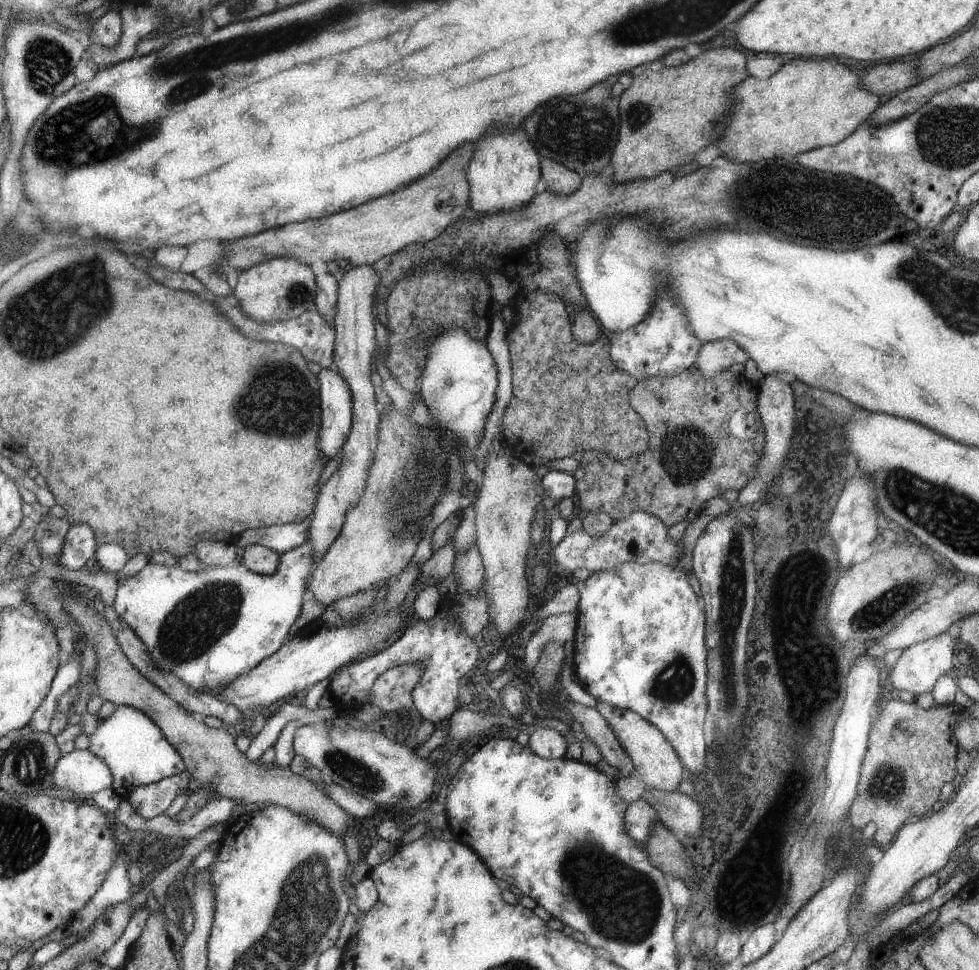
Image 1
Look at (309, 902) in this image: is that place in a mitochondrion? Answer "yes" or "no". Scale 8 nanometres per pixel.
yes

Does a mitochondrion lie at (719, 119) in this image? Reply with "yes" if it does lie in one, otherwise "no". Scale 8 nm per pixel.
yes

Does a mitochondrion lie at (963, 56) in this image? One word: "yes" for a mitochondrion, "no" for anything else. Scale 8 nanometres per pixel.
no

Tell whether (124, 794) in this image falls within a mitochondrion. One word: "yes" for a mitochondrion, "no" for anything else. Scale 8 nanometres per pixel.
no

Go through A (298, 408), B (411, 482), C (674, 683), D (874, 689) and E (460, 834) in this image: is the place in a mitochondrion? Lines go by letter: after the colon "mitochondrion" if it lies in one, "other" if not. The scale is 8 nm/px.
A: mitochondrion
B: mitochondrion
C: mitochondrion
D: other
E: other

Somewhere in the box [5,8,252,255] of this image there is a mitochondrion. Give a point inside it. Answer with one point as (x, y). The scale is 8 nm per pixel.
(46, 62)

